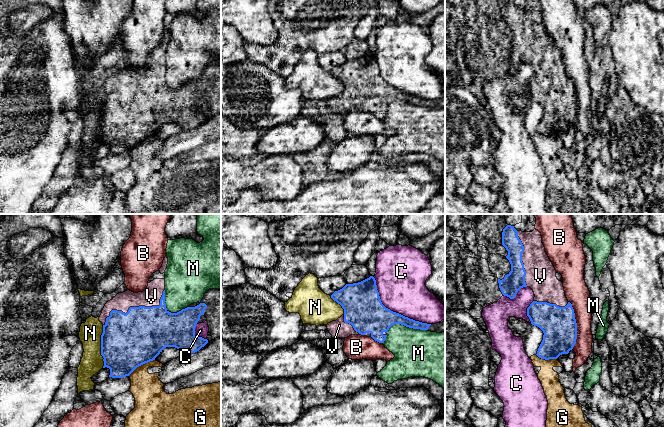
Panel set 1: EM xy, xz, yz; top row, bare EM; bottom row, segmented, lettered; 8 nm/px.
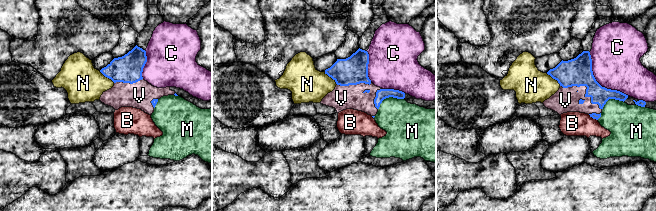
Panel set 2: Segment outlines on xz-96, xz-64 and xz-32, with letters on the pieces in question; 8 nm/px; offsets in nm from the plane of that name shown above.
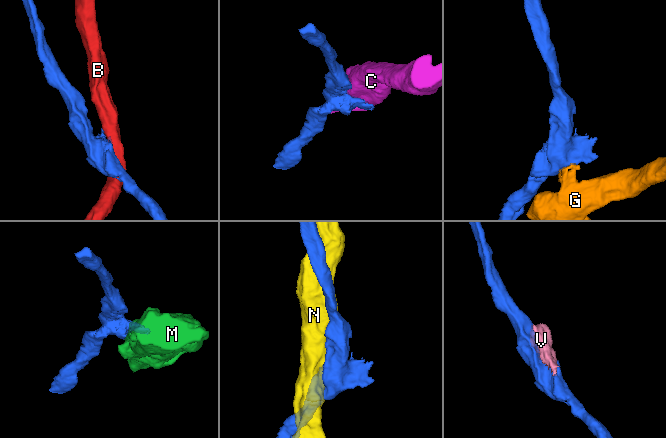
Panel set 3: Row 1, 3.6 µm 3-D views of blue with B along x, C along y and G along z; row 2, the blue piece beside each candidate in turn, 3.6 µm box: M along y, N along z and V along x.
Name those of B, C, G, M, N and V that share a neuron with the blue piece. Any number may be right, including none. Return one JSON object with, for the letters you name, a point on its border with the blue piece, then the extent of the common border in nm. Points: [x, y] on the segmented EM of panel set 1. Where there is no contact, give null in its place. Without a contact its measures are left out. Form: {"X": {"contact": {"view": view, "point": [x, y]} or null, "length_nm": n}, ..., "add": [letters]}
{"V": {"contact": {"view": "xy", "point": [135, 307]}, "length_nm": 550}, "add": ["V"]}

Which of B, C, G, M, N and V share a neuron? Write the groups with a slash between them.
B / C / G / M / N / V

